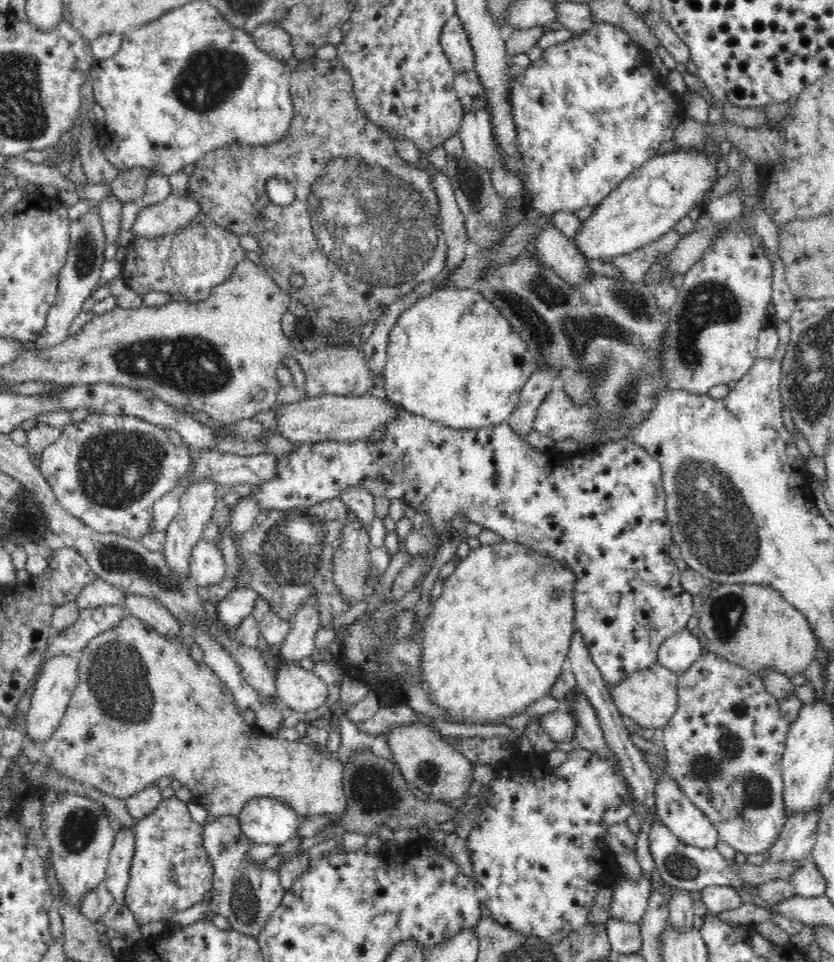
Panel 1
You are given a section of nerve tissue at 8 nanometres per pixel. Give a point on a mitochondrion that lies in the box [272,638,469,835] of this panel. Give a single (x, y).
(375, 789)

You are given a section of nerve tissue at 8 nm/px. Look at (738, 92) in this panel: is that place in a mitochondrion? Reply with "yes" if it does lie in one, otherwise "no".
no

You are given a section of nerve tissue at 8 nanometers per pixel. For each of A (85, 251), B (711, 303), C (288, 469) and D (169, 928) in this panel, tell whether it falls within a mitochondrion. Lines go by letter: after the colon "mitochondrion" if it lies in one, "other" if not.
A: mitochondrion
B: mitochondrion
C: other
D: other

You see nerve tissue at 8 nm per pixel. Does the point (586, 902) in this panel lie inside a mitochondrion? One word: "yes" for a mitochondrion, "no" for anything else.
no

